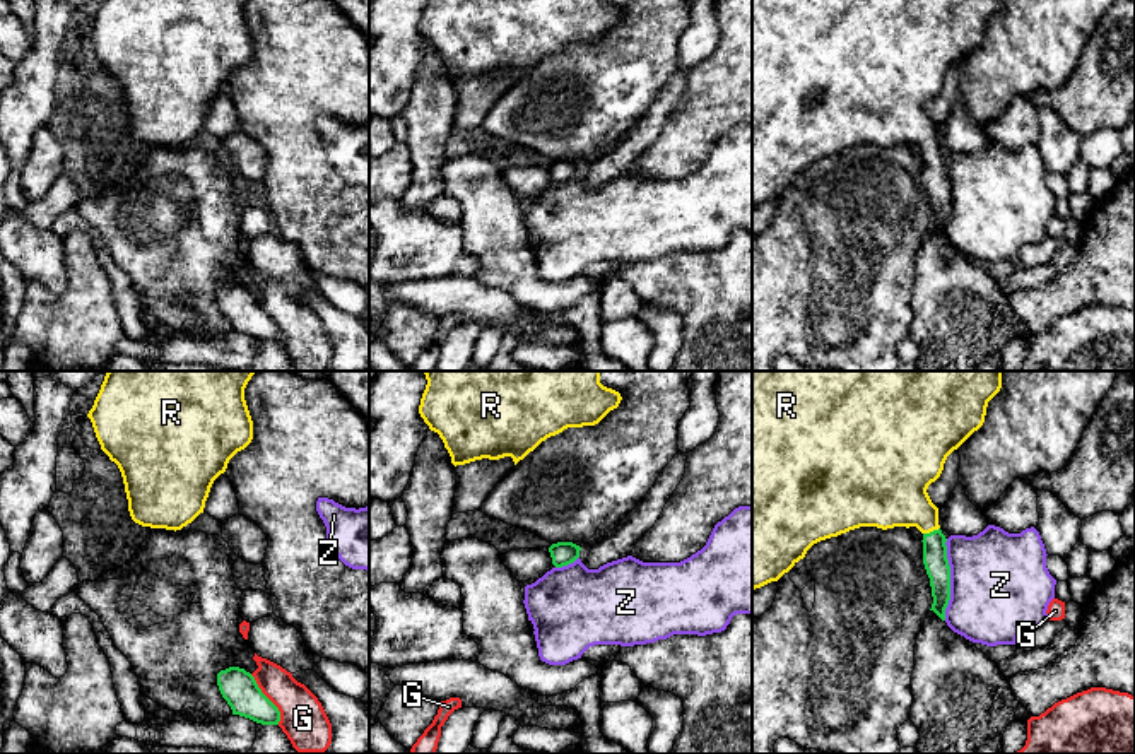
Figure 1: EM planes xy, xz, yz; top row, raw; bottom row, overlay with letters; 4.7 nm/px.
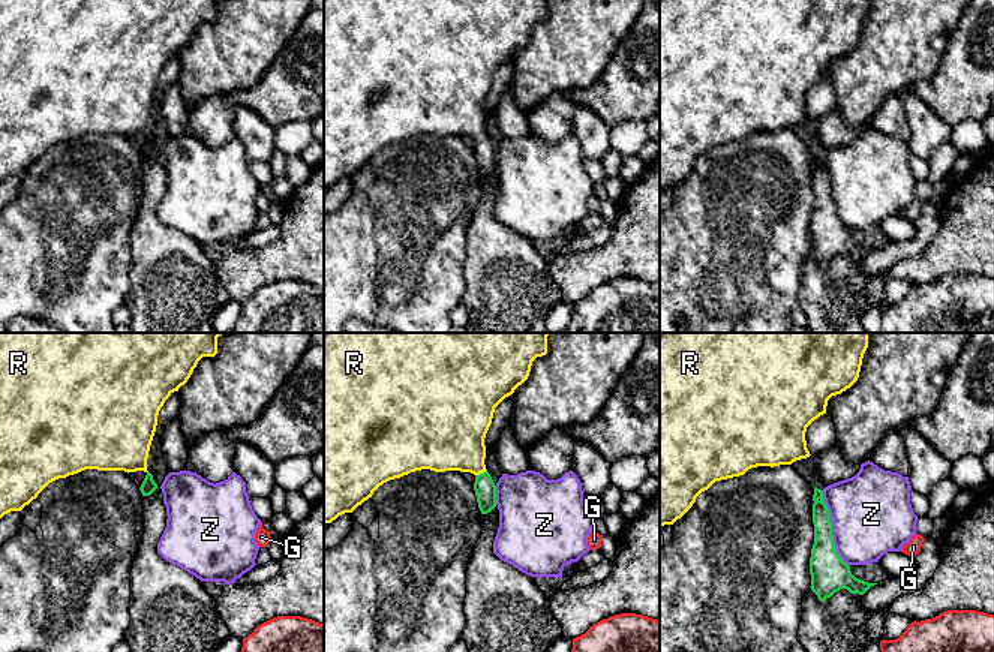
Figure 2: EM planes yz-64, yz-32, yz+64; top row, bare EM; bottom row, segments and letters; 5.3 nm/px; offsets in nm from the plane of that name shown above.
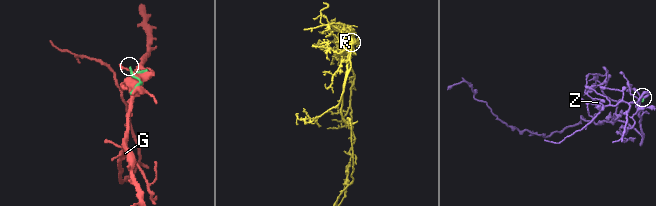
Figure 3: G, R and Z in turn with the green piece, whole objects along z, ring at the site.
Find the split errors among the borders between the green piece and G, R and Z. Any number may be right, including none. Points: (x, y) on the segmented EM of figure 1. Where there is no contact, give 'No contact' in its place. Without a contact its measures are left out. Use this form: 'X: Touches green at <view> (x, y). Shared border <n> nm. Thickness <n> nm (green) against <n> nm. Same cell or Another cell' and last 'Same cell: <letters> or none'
G: Touches green at xy (269, 700). Shared border 280 nm. Thickness 170 nm (green) against 220 nm. Another cell
R: Touches green at yz (930, 532). Shared border 90 nm. Thickness 120 nm (green) against 300 nm. Same cell
Z: Touches green at yz (949, 580). Shared border 380 nm. Thickness 120 nm (green) against 460 nm. Another cell
Same cell: R

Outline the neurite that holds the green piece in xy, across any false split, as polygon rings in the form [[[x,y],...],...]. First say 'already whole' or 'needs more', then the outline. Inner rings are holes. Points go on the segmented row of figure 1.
already whole | [[[239,667],[217,674],[217,686],[232,715],[250,718],[262,725],[279,725],[279,708],[262,692],[255,677]]]

